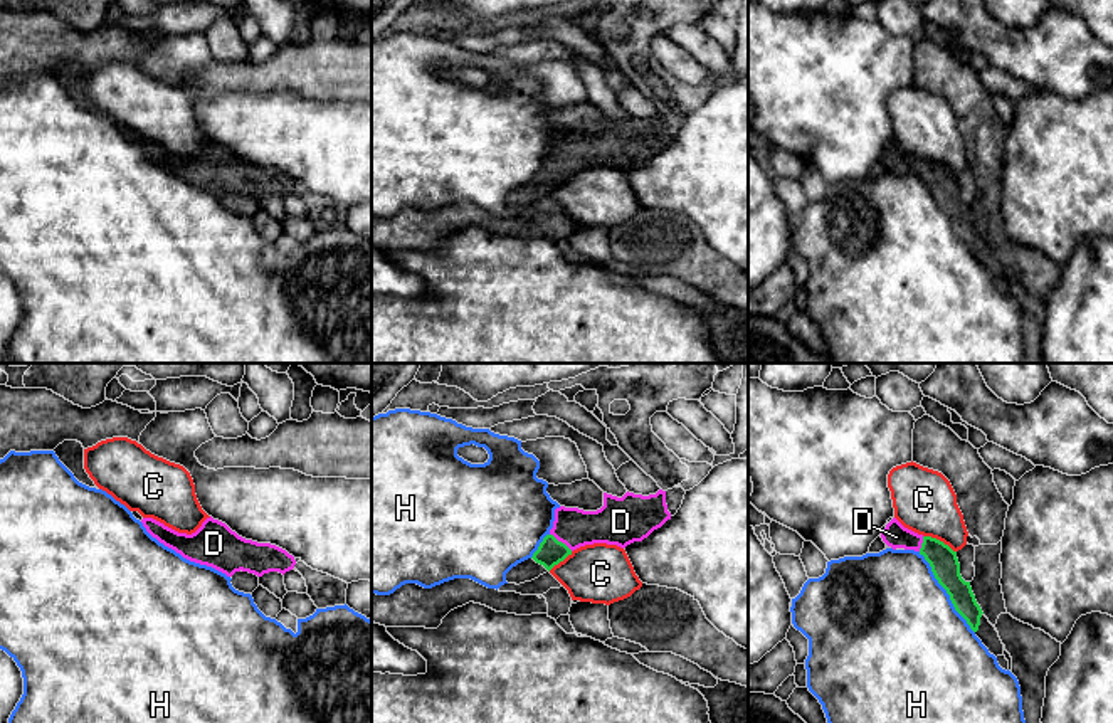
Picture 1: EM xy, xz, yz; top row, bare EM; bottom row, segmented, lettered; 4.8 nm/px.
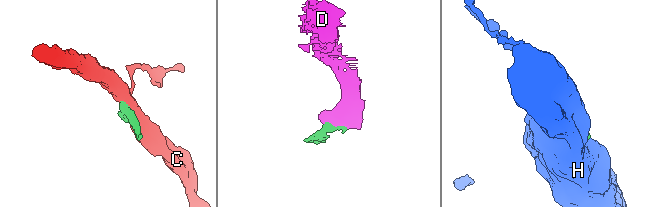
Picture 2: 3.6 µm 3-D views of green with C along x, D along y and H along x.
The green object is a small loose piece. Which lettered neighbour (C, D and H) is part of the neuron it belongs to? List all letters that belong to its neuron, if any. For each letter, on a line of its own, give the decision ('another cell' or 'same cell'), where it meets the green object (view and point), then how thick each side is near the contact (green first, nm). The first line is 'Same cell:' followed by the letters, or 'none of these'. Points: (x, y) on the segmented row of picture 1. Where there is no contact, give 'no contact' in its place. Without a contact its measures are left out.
Same cell: D
C: another cell; meets green in yz at (938, 540); 140 nm thick on the green side, 300 nm on the other
D: same cell; meets green in xz at (560, 542); 130 nm thick on the green side, 180 nm on the other
H: another cell; meets green in yz at (947, 592); 140 nm thick on the green side, 500 nm on the other

